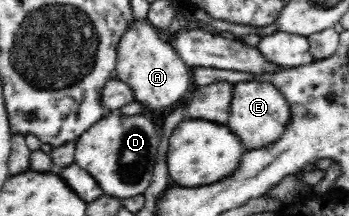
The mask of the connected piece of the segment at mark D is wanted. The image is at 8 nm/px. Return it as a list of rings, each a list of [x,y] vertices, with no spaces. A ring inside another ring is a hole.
[[[118,110],[108,111],[77,139],[75,162],[100,183],[103,195],[120,199],[142,195],[152,183],[158,139],[159,120],[143,113],[126,117]]]

